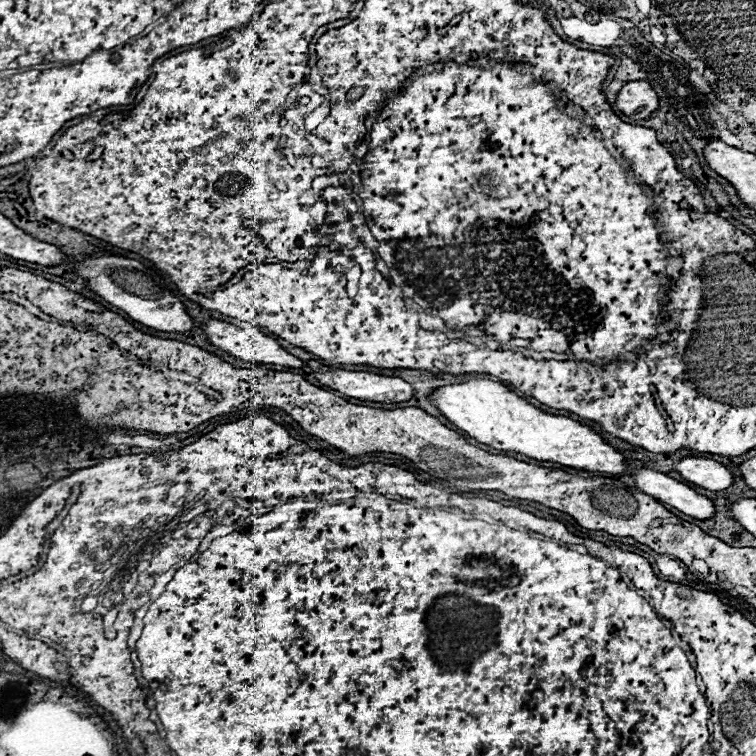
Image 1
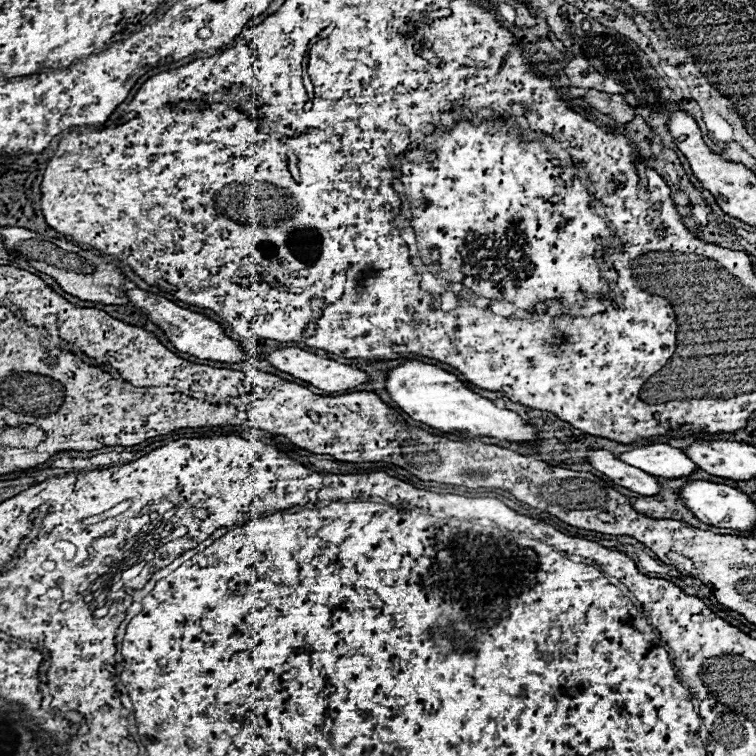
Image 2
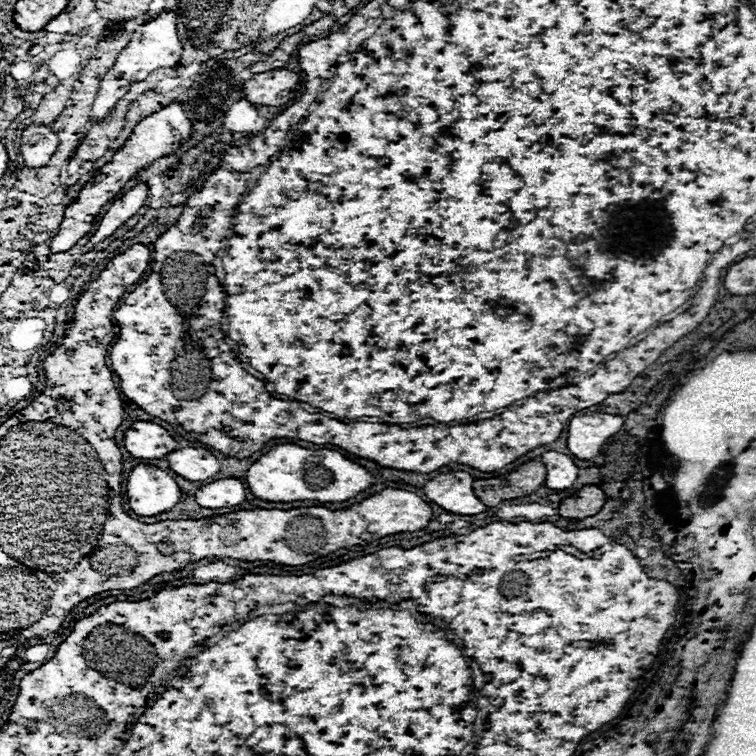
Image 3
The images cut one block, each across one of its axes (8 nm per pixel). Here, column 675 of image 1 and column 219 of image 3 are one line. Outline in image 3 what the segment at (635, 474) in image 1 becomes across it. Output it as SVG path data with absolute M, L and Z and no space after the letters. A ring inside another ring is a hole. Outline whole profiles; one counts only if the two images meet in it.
M222 478L202 484L194 492L196 502L202 508L230 508L246 498L246 486L236 478Z

